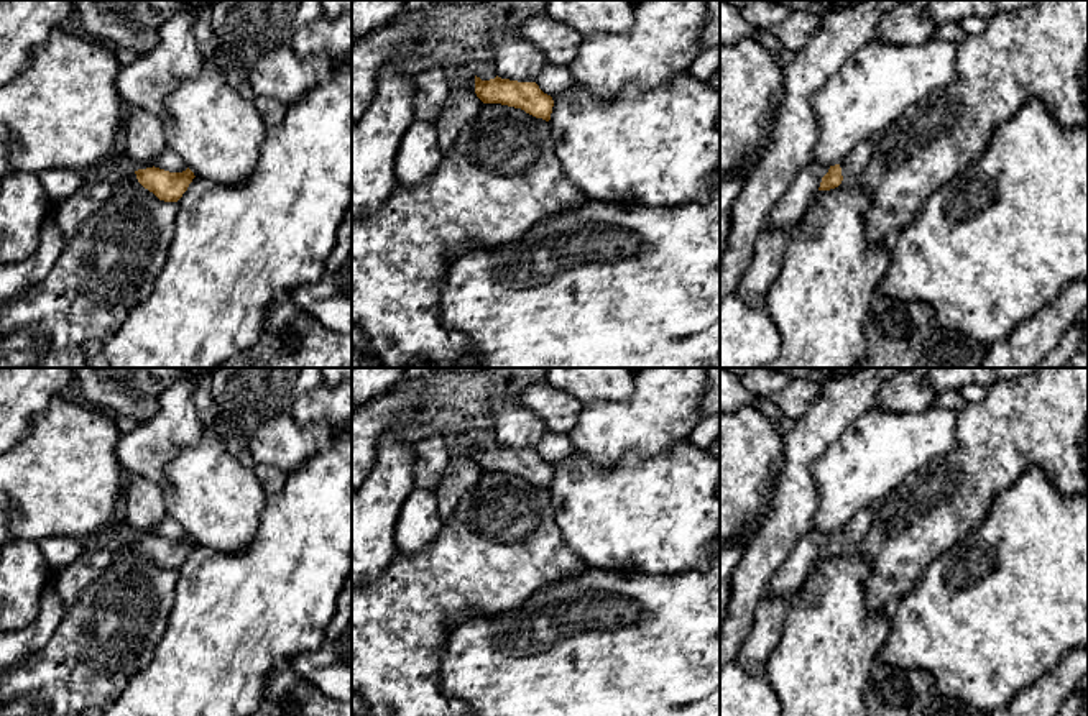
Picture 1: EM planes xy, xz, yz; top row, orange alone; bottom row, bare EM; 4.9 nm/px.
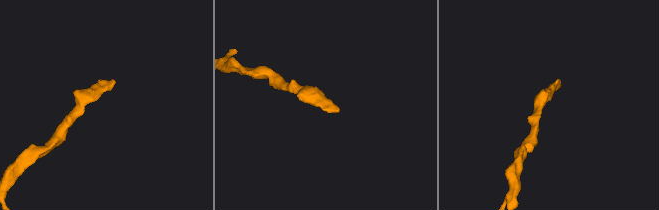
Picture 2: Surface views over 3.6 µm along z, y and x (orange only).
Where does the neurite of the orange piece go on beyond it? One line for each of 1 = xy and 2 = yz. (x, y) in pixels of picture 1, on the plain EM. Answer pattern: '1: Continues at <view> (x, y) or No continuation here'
1: No continuation here
2: Continues at yz (858, 526)

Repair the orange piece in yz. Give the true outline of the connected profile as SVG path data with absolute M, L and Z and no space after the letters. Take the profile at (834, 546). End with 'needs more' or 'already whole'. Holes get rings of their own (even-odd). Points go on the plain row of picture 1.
M876 506L856 512L840 532L830 534L828 540L822 545L818 558L835 557L843 547L860 544L869 532L876 514Z | needs more

